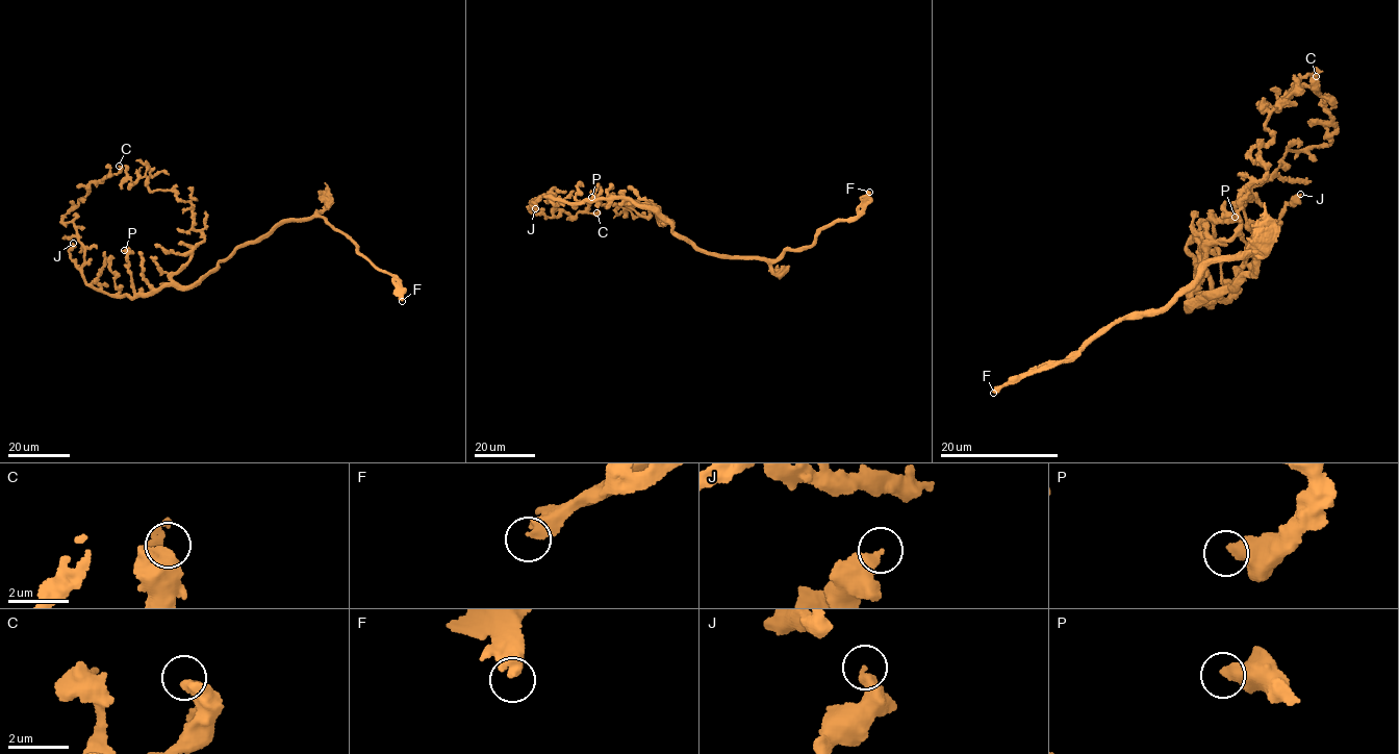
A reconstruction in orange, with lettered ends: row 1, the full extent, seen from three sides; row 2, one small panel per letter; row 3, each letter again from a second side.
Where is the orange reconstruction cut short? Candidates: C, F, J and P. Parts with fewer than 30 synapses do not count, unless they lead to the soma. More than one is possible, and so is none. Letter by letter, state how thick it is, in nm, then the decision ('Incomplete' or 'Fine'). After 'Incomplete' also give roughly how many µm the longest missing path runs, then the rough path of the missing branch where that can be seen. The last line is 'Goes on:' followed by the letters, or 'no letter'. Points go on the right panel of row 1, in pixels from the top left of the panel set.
C: Thickness 600 nm. Fine
F: Thickness 480 nm. Incomplete. Missing length about 25 µm
J: Thickness 360 nm. Fine
P: Thickness 550 nm. Fine
Goes on: F

